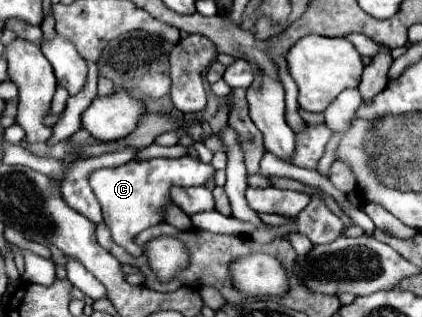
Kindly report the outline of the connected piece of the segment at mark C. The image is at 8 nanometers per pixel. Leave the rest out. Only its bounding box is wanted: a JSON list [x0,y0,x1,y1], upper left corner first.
[89,154,213,256]

